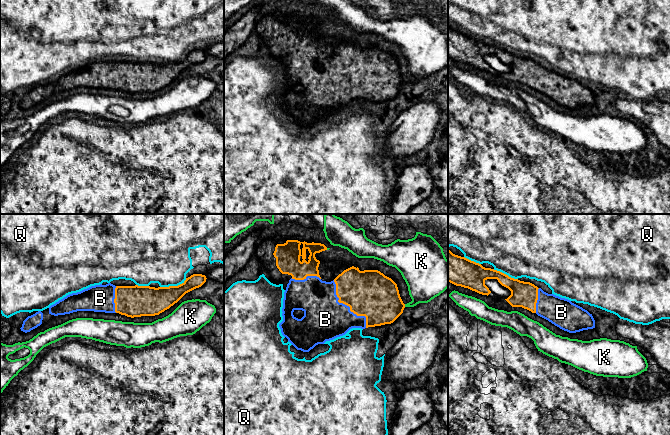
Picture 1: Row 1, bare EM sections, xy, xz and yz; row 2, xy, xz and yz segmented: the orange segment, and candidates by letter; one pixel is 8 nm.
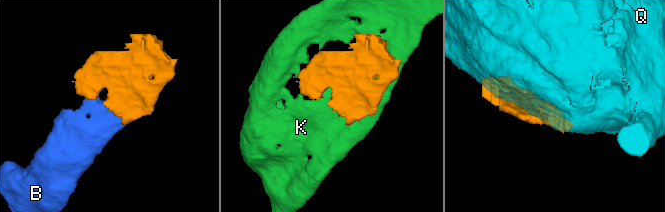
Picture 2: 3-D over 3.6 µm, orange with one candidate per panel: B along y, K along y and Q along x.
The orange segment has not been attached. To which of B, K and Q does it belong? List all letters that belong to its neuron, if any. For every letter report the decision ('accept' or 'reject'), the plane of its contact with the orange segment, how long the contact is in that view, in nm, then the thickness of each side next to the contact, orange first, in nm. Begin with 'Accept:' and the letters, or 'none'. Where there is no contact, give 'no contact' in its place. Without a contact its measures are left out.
Accept: B
B: accept; contact in xz; length 460 nm; calibres 380 and 340 nm
K: reject; contact in xz; length 30 nm; calibres 360 and 280 nm
Q: reject; contact in xy; length 220 nm; calibres 240 and 420 nm

